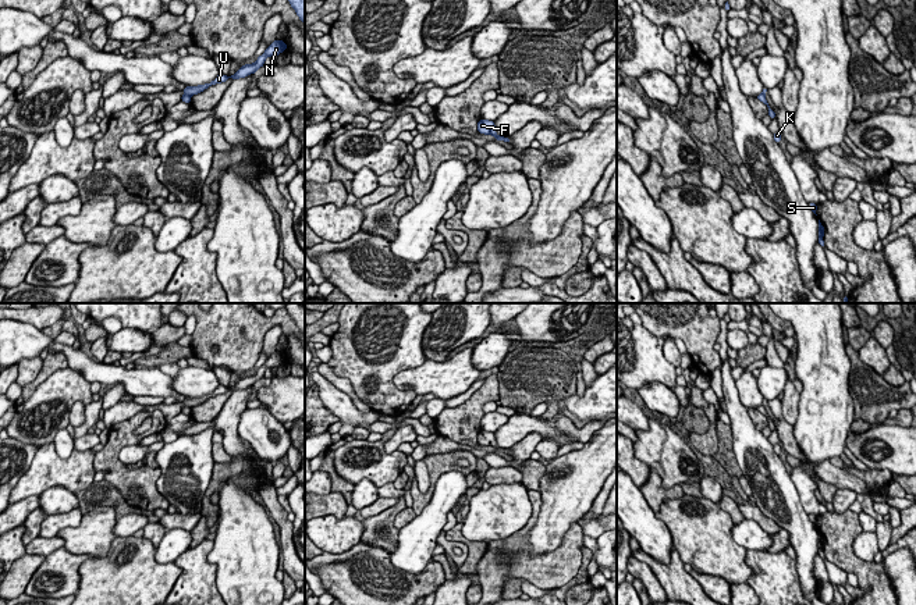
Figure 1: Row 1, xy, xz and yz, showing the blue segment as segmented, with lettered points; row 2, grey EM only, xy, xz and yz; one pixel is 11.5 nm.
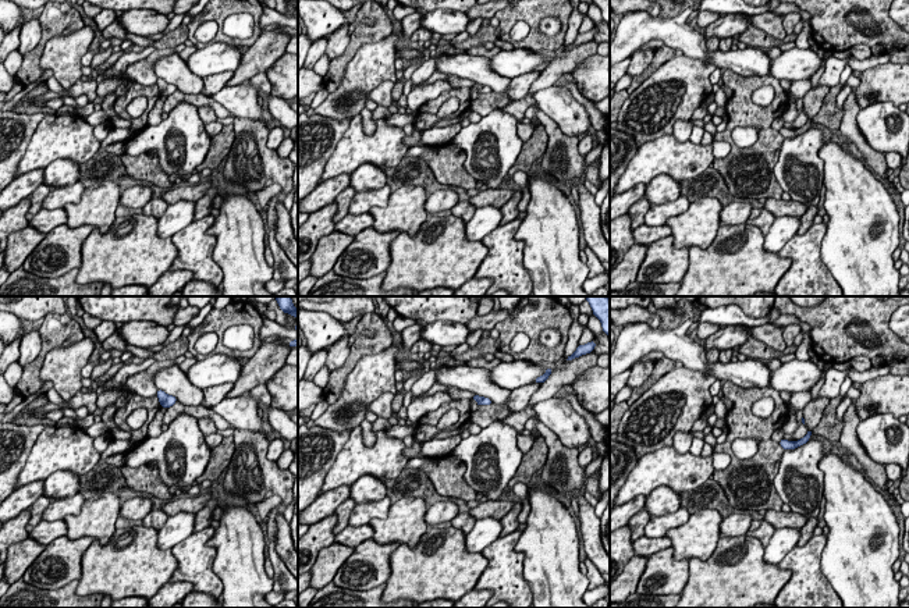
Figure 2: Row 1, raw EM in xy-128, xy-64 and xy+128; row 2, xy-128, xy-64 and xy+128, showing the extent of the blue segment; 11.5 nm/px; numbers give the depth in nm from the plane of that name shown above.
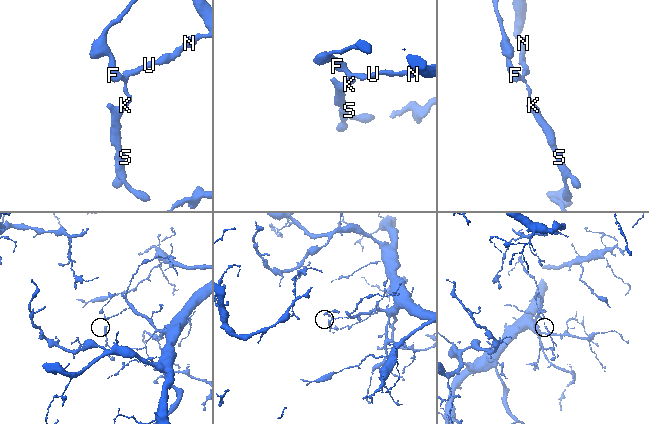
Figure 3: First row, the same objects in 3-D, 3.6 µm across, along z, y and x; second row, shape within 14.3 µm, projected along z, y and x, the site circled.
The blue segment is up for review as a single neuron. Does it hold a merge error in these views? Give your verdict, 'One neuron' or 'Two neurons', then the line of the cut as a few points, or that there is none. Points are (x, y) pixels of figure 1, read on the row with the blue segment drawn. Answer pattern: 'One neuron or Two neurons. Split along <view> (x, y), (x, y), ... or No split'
Two neurons. Split along xy (184, 93), (190, 96)

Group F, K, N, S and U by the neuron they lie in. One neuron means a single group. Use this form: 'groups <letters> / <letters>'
groups F K S / N U

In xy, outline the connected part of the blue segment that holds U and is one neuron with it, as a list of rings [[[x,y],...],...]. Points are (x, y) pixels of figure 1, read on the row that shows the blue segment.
[[[274,40],[264,50],[264,53],[258,57],[258,60],[253,64],[241,65],[241,68],[234,75],[230,75],[230,76],[219,74],[217,78],[214,81],[212,81],[210,83],[198,85],[198,86],[187,86],[184,89],[184,95],[194,96],[194,95],[198,95],[198,93],[203,92],[209,86],[226,82],[230,78],[239,79],[239,78],[245,78],[245,76],[248,76],[251,74],[256,74],[256,70],[264,65],[264,60],[267,57],[278,56],[280,53],[285,51],[285,49],[287,49],[285,42],[283,42],[283,40]]]

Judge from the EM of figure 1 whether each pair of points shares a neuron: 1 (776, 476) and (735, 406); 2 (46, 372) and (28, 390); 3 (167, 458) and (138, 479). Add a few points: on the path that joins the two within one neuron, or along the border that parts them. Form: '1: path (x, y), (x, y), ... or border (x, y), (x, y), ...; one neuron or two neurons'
1: path (767, 459), (744, 433), (741, 423); one neuron
2: path (42, 376), (32, 385); one neuron
3: border (155, 452), (155, 461), (160, 469); two neurons

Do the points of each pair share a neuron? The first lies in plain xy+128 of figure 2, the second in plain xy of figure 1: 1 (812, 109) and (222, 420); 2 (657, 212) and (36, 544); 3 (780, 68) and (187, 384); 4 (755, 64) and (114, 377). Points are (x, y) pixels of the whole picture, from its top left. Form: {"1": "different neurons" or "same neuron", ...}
{"1": "different neurons", "2": "different neurons", "3": "same neuron", "4": "same neuron"}

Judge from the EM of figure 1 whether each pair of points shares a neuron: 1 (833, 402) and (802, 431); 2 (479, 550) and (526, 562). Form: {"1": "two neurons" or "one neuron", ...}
{"1": "one neuron", "2": "two neurons"}

